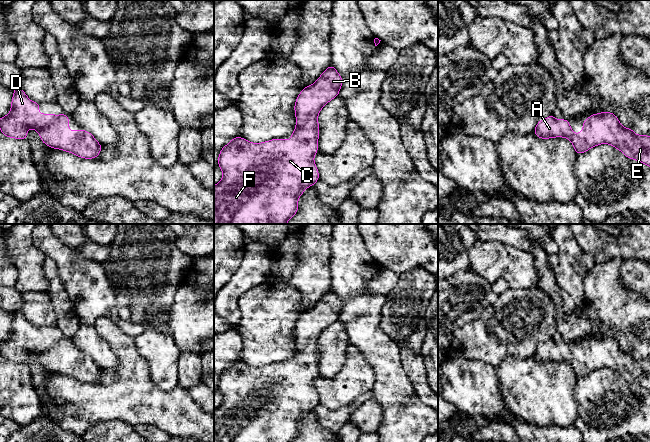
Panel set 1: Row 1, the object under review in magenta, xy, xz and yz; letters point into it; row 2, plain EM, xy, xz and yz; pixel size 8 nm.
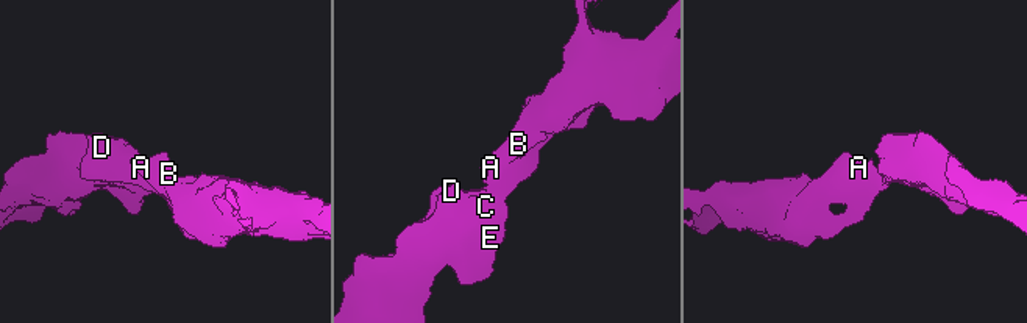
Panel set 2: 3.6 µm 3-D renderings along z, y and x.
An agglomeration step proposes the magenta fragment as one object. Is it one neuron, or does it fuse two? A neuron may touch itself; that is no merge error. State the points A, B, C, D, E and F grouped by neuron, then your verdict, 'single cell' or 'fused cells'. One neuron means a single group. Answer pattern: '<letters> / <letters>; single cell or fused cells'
A B C D E F; single cell

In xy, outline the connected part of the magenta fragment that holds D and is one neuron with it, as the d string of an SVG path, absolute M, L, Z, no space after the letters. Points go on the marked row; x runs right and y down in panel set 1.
M20 86L14 88L11 102L11 110L5 117L0 117L0 131L5 137L15 139L27 139L27 131L32 128L39 133L44 144L53 148L70 152L80 158L94 159L99 156L102 145L94 136L86 130L69 130L69 117L67 114L45 114L39 115L38 102L31 101Z

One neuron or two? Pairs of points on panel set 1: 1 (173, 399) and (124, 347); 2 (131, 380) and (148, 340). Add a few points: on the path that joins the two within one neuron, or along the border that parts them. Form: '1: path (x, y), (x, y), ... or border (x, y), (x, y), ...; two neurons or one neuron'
1: path (157, 396), (132, 371), (131, 363); one neuron
2: border (137, 349), (146, 360), (150, 377); two neurons

